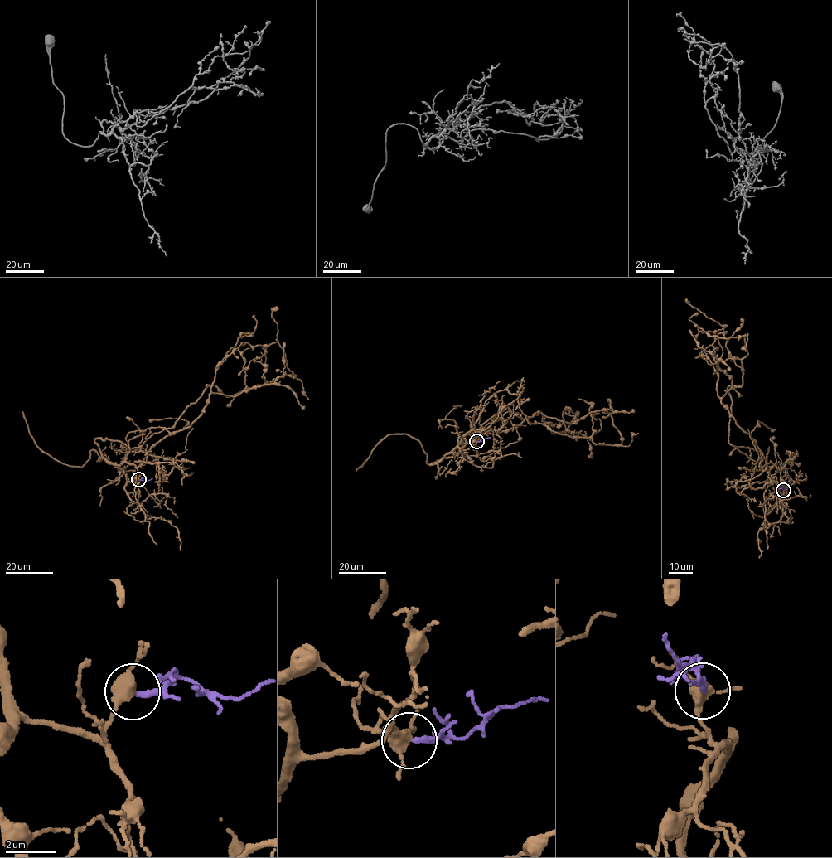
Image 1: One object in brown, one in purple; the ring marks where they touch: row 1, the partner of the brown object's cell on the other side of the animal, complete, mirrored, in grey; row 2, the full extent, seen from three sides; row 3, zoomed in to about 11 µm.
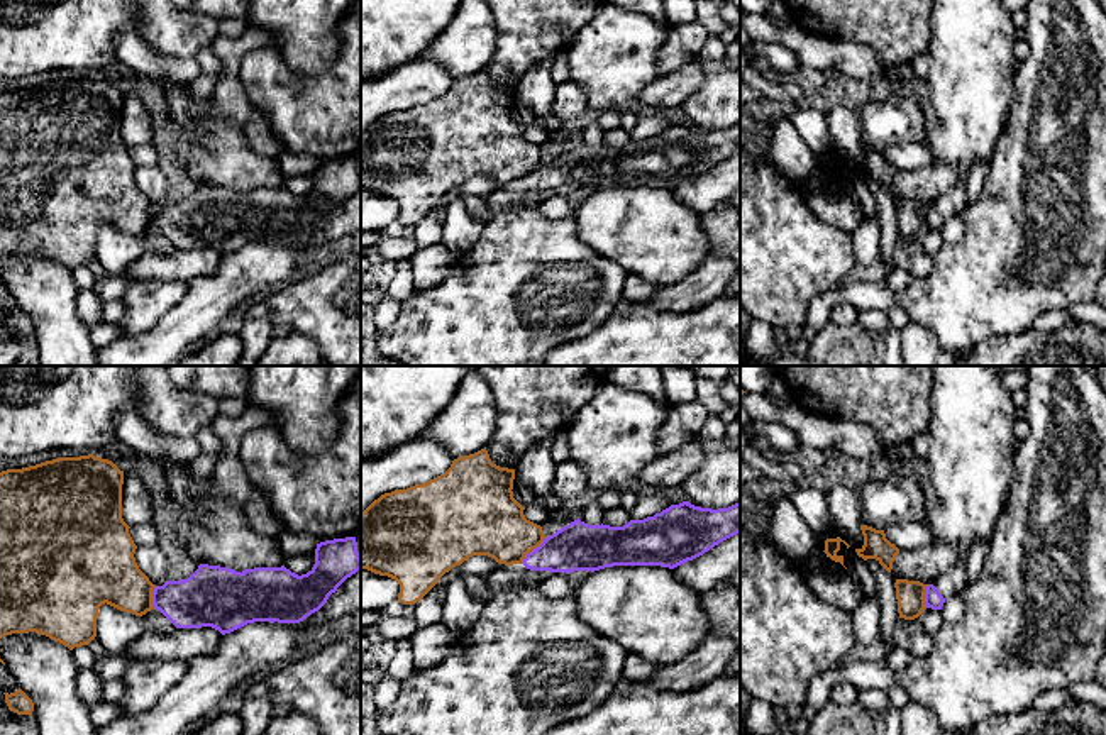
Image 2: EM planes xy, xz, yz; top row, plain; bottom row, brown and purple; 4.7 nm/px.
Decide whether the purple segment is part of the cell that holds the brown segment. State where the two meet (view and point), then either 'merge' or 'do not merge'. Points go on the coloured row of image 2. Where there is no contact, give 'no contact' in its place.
contact xz (532, 549); do not merge

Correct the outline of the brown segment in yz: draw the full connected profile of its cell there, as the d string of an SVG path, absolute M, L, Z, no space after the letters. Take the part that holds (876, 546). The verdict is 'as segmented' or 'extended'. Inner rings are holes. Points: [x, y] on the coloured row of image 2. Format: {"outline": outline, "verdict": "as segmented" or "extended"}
{"outline": "M860 525L860 530L864 535L864 545L855 549L857 555L864 561L876 559L888 572L891 572L899 549L886 539L884 530L876 530L867 525Z", "verdict": "as segmented"}

